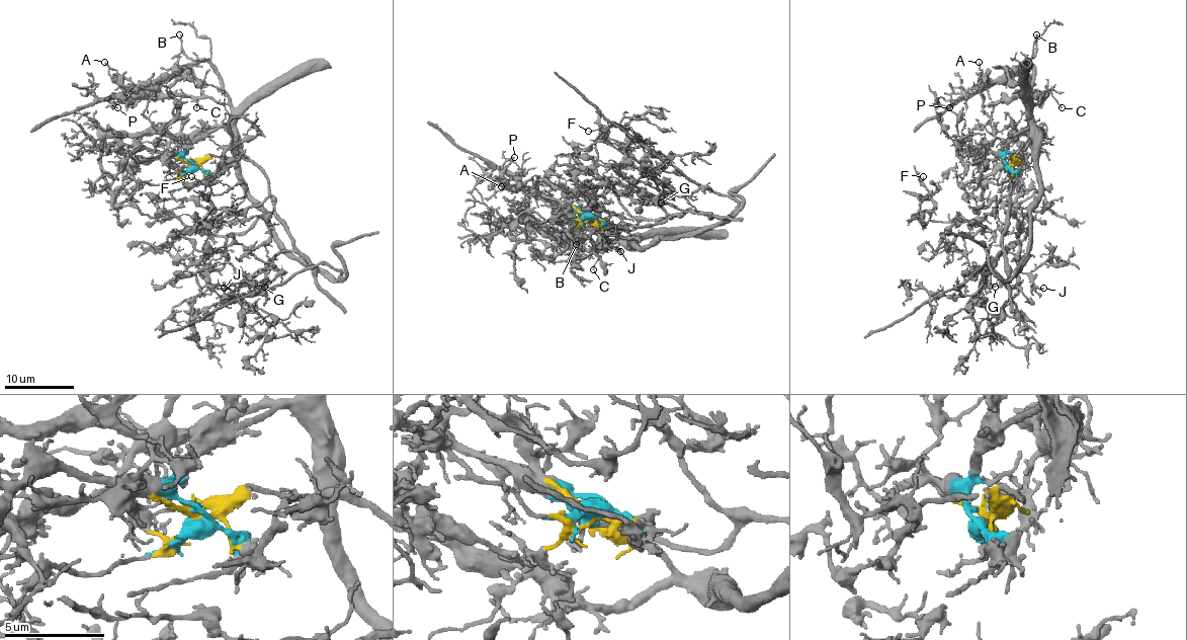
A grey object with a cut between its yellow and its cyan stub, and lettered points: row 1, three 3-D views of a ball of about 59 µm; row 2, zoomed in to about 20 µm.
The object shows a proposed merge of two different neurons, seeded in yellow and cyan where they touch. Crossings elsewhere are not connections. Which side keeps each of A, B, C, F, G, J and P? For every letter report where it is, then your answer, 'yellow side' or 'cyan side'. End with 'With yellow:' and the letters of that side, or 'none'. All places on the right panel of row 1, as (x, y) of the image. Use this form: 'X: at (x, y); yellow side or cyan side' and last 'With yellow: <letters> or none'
A: at (979, 62); cyan side
B: at (1036, 34); cyan side
C: at (1062, 107); cyan side
F: at (923, 176); yellow side
G: at (995, 287); yellow side
J: at (1043, 288); yellow side
P: at (949, 107); cyan side
With yellow: F, G, J

